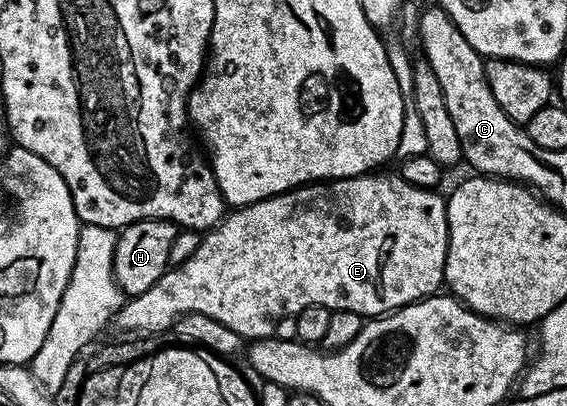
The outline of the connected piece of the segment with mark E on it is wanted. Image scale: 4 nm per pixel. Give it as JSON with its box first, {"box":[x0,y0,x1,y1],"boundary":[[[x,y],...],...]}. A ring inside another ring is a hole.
{"box":[113,171,447,339],"boundary":[[[372,171],[358,177],[341,177],[330,183],[308,183],[297,189],[266,197],[252,205],[232,208],[214,229],[208,229],[200,236],[203,238],[200,239],[199,246],[179,266],[176,264],[168,268],[161,279],[157,279],[157,283],[149,287],[149,291],[124,300],[113,322],[114,328],[128,329],[131,332],[128,334],[131,335],[163,333],[174,326],[175,318],[181,314],[200,313],[209,315],[209,319],[217,319],[217,323],[225,323],[225,327],[237,331],[241,338],[258,339],[272,336],[282,317],[294,317],[310,305],[320,305],[332,311],[344,309],[358,313],[364,319],[374,319],[412,305],[414,301],[422,301],[424,297],[438,294],[444,284],[443,272],[447,262],[447,202],[444,194],[439,194],[435,189],[413,187],[413,183],[409,183],[403,176],[395,174],[394,177],[391,173],[383,172],[387,171]]]}

